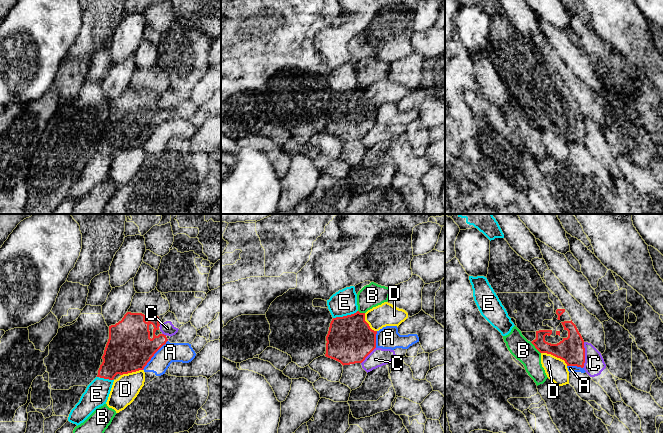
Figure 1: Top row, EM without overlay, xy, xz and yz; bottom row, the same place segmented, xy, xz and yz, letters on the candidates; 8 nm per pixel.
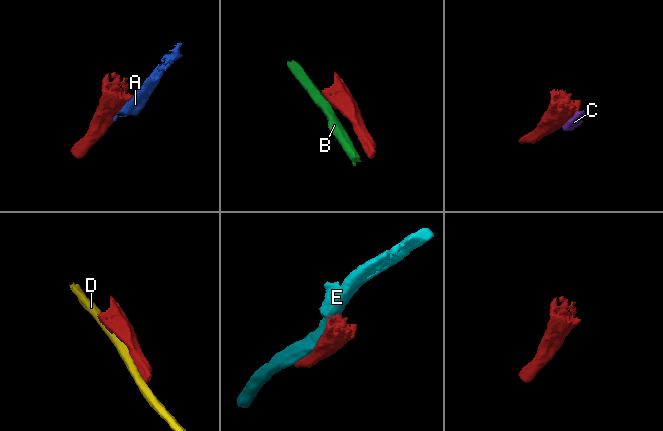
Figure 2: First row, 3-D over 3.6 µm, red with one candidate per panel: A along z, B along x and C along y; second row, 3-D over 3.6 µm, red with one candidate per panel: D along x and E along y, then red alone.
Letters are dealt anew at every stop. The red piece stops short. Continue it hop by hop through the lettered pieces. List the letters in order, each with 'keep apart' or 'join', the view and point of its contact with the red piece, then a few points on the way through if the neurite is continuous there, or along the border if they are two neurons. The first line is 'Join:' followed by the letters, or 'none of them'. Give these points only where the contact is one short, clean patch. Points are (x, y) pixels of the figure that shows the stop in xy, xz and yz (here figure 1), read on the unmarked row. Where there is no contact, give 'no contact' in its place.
Join: none of them
A: keep apart | xy (153, 131)
B: keep apart | yz (535, 123) | along yz (530, 118), (540, 129)
C: keep apart | yz (584, 131) | along yz (584, 118), (584, 141), (582, 143)
D: keep apart | yz (555, 132)
E: keep apart | xz (345, 92)

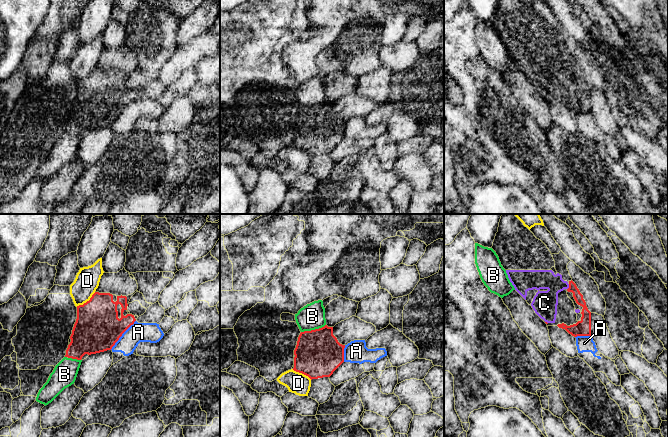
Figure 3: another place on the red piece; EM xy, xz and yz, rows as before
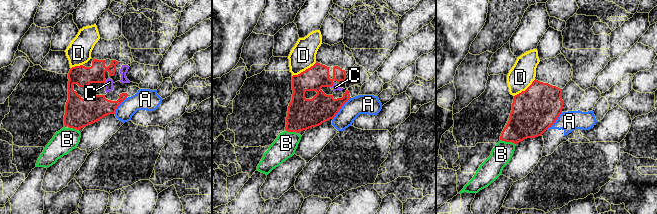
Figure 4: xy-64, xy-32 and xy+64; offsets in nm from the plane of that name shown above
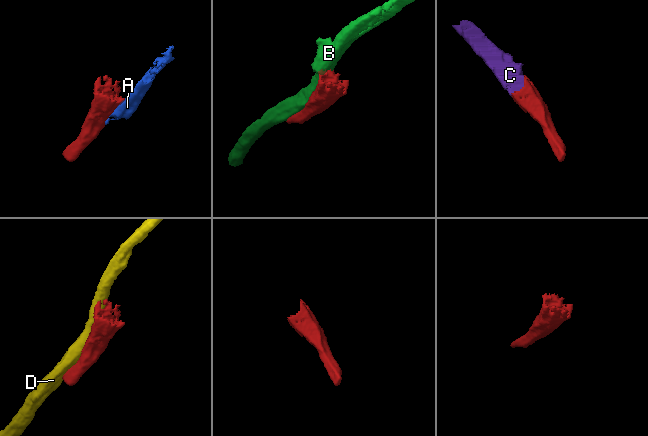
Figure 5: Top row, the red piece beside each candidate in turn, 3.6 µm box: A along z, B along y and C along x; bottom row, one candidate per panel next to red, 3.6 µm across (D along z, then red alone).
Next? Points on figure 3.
Join: C
A: keep apart | xy (121, 111)
B: keep apart | xz (313, 106)
C: join | yz (569, 63) | across yz (578, 73), (569, 63), (560, 62), (544, 79)
D: keep apart | xy (87, 77)

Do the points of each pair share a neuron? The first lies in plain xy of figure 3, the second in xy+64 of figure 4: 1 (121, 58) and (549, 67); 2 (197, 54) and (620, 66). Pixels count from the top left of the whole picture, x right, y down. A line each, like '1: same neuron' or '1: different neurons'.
1: same neuron
2: same neuron

